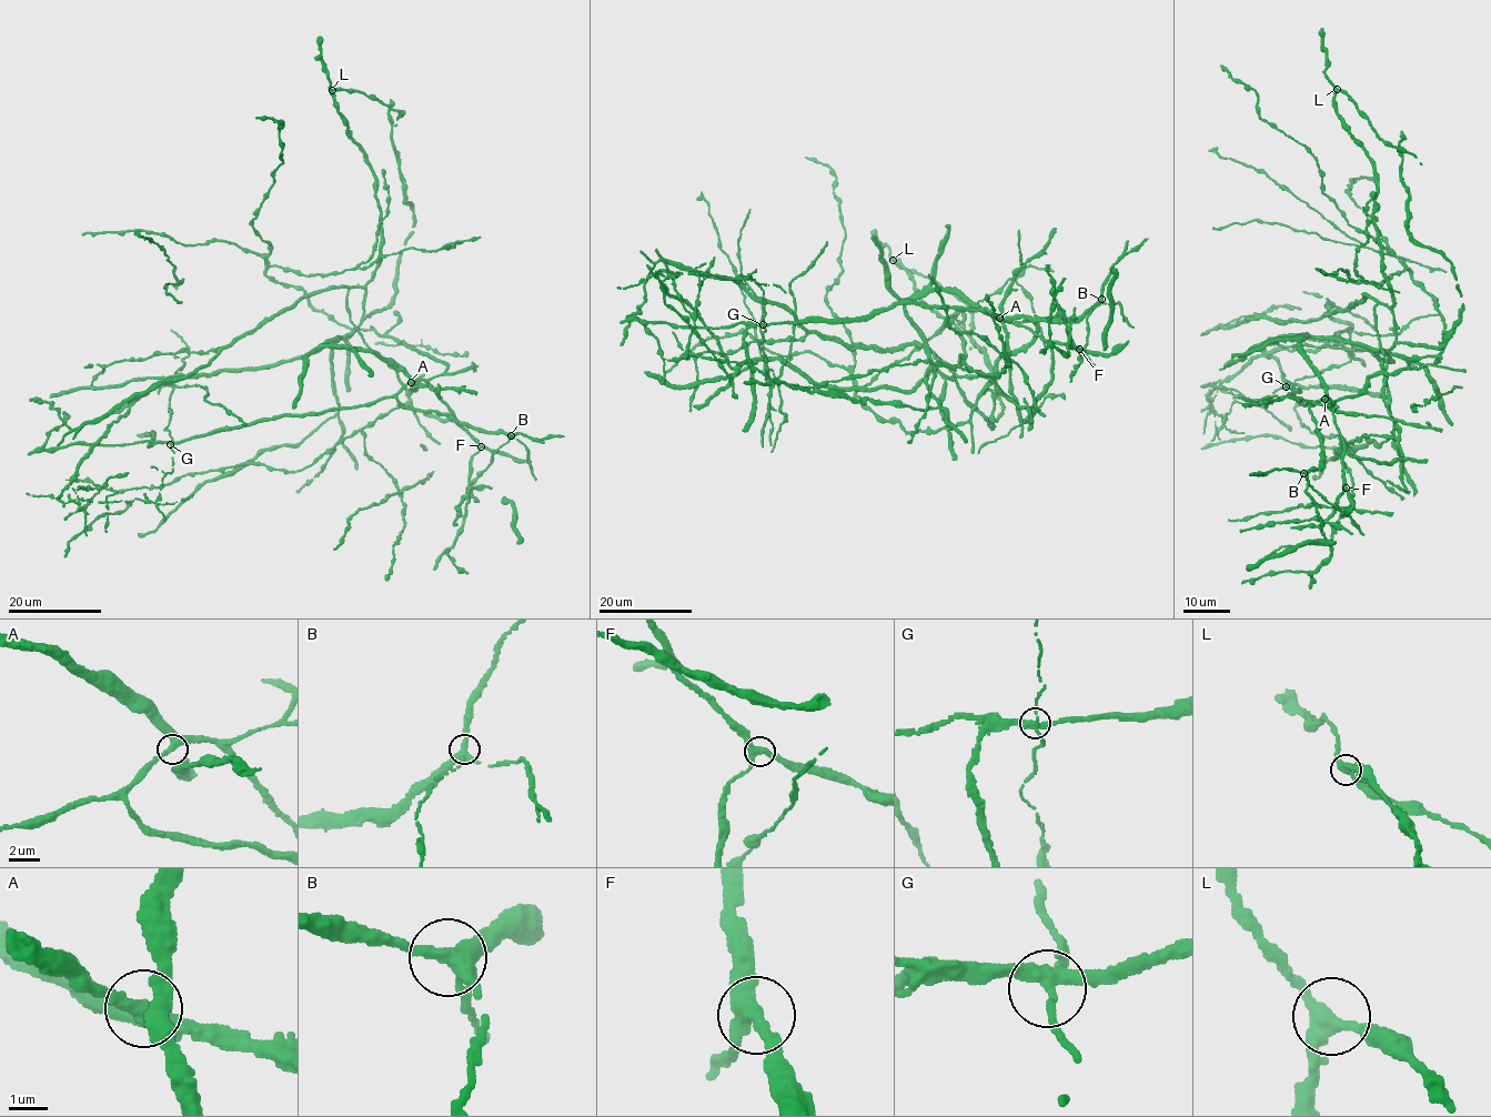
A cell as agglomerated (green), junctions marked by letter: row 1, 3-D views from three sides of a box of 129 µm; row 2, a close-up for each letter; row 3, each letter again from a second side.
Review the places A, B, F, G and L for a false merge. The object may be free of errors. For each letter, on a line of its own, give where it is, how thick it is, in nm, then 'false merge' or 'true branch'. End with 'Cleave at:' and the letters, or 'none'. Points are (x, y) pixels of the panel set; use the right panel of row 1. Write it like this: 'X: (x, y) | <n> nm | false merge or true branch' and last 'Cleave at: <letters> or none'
A: (1325, 399) | 360 nm | true branch
B: (1303, 473) | 360 nm | true branch
F: (1346, 487) | 380 nm | true branch
G: (1286, 386) | 340 nm | false merge
L: (1337, 89) | 340 nm | true branch
Cleave at: G

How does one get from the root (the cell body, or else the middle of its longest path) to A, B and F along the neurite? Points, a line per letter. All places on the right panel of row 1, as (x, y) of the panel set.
A: (1301, 350), (1323, 385), (1325, 399)
B: (1301, 350), (1322, 382), (1326, 396), (1309, 409), (1320, 440), (1322, 463), (1320, 469), (1303, 473)
F: (1301, 350), (1326, 389), (1333, 420), (1342, 436), (1346, 487)

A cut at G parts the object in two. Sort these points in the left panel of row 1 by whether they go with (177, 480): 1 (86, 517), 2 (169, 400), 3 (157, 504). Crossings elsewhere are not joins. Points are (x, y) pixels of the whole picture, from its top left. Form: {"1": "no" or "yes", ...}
{"1": "yes", "2": "no", "3": "no"}

